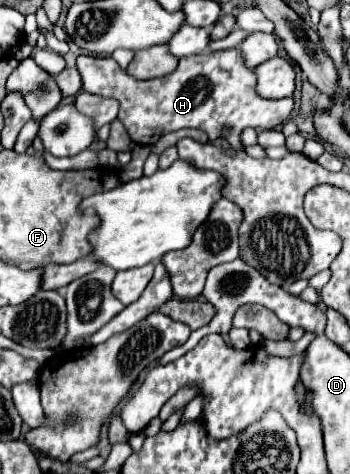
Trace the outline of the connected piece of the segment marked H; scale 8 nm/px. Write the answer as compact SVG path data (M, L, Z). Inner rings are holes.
M237 48L181 58L171 74L151 80L131 78L111 56L79 56L77 70L85 92L119 100L119 120L127 128L129 136L143 146L151 146L163 134L181 128L199 128L209 136L209 142L213 142L221 134L221 128L231 128L227 142L235 152L239 152L243 150L241 132L245 128L273 130L283 126L293 110L293 98L263 100L255 94L255 72L243 66L243 58Z

